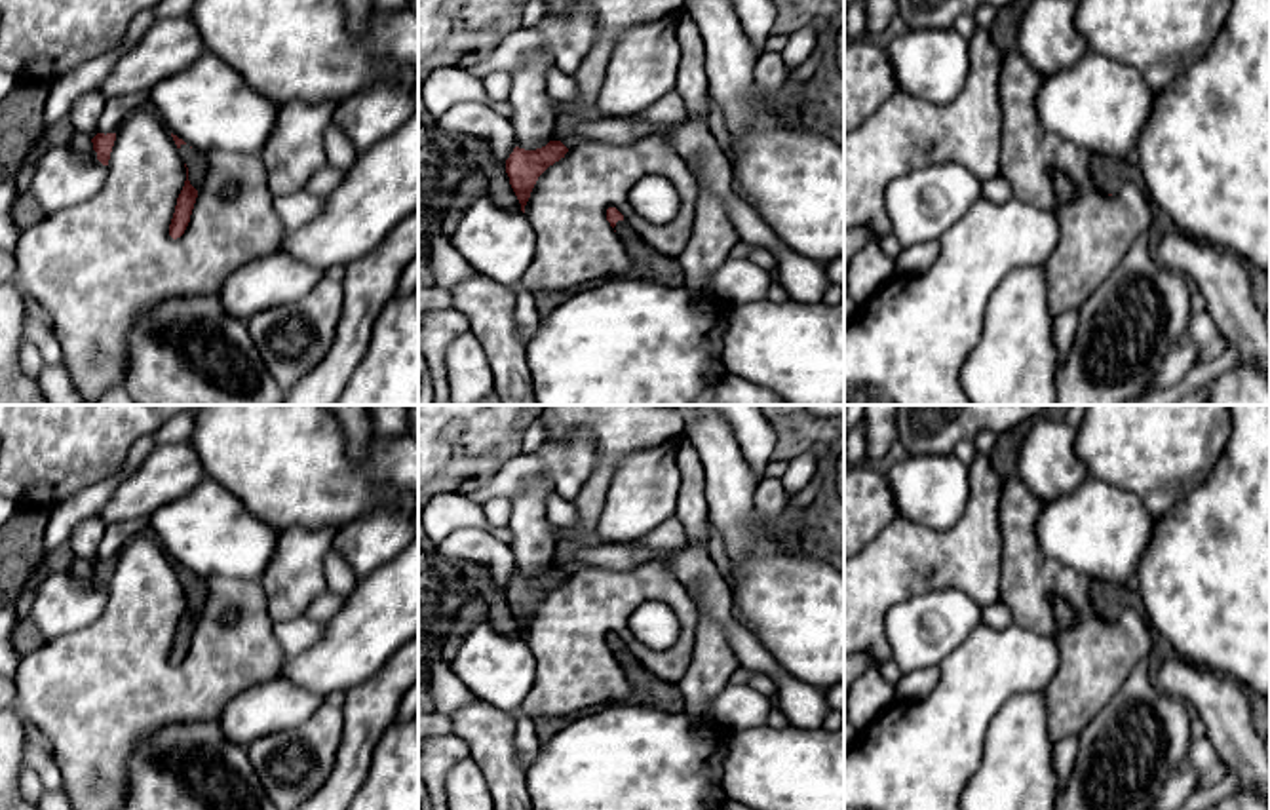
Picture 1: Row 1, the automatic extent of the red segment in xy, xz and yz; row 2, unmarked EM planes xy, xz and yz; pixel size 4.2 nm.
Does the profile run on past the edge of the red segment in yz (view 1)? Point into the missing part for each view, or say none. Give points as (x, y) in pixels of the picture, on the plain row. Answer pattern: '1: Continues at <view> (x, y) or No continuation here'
1: No continuation here

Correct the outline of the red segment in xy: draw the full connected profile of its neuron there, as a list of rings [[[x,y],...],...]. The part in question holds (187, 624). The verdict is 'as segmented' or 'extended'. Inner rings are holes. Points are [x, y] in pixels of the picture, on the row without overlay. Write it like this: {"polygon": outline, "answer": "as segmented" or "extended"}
{"polygon": [[[173,561],[173,567],[183,582],[186,593],[186,607],[177,624],[175,639],[169,650],[169,662],[173,665],[181,664],[190,648],[190,641],[198,624],[198,616],[203,610],[207,599],[205,580],[198,578],[196,574],[188,572],[183,565]]], "answer": "extended"}

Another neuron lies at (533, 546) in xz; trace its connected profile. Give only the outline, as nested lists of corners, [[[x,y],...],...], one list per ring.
[[[538,477],[519,494],[511,496],[511,517],[508,529],[513,532],[515,572],[536,576],[553,567],[555,542],[548,519],[546,498],[553,489],[551,479]]]

